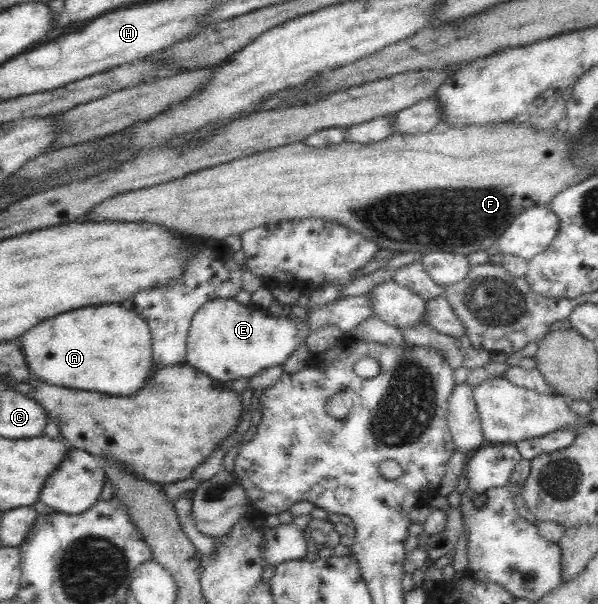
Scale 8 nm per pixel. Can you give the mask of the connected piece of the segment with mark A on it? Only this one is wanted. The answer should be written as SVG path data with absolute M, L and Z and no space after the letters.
M119 303L94 304L62 312L36 324L18 336L16 342L33 378L56 386L64 386L64 388L80 388L80 390L101 392L105 395L130 396L142 386L142 382L148 380L152 370L157 368L150 357L152 345L147 323L136 312L124 309Z

